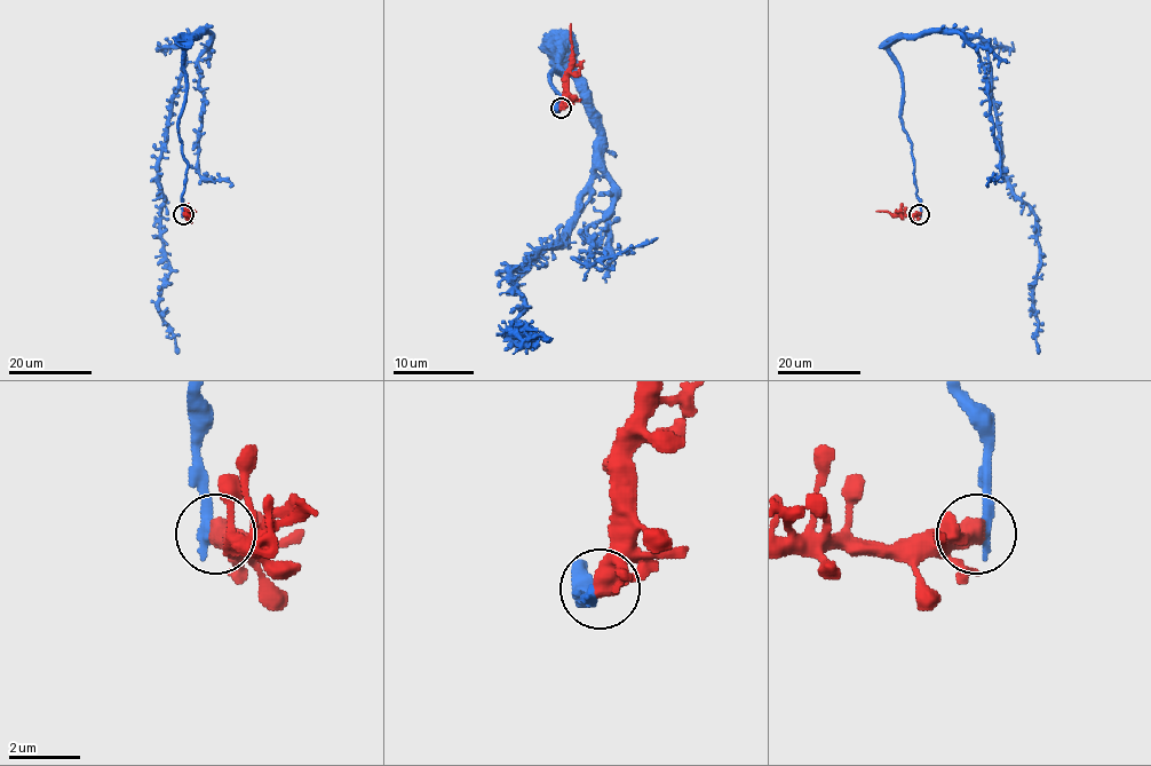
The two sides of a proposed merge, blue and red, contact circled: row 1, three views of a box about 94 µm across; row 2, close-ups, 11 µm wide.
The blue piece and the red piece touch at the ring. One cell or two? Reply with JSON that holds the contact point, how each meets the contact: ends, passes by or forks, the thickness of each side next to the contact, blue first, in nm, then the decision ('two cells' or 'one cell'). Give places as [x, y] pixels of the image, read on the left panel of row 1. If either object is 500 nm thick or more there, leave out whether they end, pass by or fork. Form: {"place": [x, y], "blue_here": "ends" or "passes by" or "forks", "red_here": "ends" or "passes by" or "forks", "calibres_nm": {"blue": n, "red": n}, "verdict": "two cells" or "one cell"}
{"place": [183, 214], "calibres_nm": {"blue": 400, "red": 650}, "verdict": "two cells"}

